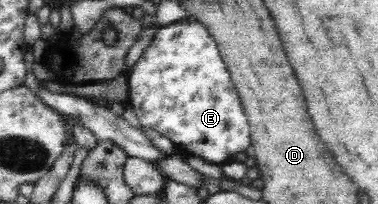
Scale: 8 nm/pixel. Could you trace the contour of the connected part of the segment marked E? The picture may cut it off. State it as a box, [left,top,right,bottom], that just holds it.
[128,18,251,166]

